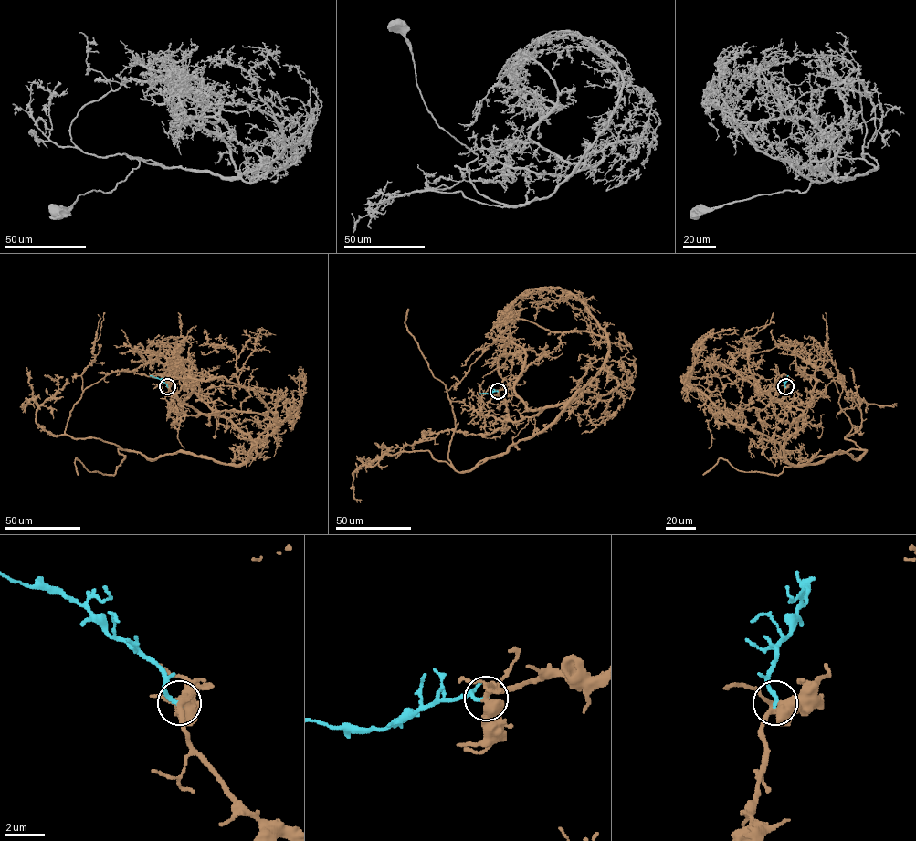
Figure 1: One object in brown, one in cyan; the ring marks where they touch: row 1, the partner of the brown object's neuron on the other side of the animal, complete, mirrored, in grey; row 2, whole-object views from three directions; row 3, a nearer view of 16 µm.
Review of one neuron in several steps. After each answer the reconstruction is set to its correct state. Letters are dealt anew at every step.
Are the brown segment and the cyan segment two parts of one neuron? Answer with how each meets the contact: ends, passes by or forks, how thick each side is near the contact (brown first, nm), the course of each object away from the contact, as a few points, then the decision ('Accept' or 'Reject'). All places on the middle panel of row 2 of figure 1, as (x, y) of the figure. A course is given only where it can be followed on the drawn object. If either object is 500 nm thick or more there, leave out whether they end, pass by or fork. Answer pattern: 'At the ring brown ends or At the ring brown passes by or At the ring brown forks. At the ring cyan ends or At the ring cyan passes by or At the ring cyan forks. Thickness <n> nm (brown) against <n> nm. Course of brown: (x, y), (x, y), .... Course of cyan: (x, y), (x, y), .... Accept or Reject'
At the ring brown forks. At the ring cyan ends. Thickness 320 nm (brown) against 220 nm. Course of brown: (498, 391), (512, 388), (536, 409), (581, 394), (541, 431), (458, 471), (452, 405), (405, 324), (407, 309). Course of cyan: (498, 391), (480, 394). Accept

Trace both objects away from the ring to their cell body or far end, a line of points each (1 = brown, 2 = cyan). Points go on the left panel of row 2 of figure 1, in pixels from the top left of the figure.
1: (167, 387), (247, 435), (249, 457), (225, 465), (120, 449), (113, 475), (77, 458), (78, 475)
2: (167, 387), (150, 375)

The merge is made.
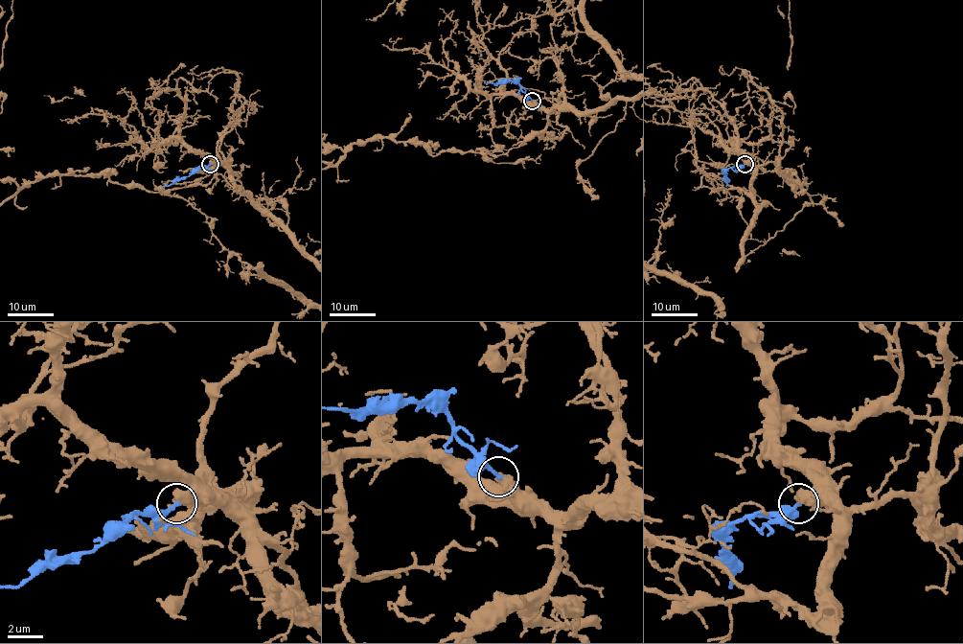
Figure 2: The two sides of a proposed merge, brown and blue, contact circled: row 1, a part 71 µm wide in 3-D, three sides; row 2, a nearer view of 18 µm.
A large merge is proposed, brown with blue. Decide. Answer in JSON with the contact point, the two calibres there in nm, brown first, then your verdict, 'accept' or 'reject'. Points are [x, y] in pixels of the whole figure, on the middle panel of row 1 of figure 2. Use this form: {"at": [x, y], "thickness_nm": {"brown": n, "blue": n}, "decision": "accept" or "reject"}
{"at": [532, 101], "thickness_nm": {"brown": 600, "blue": 240}, "decision": "accept"}

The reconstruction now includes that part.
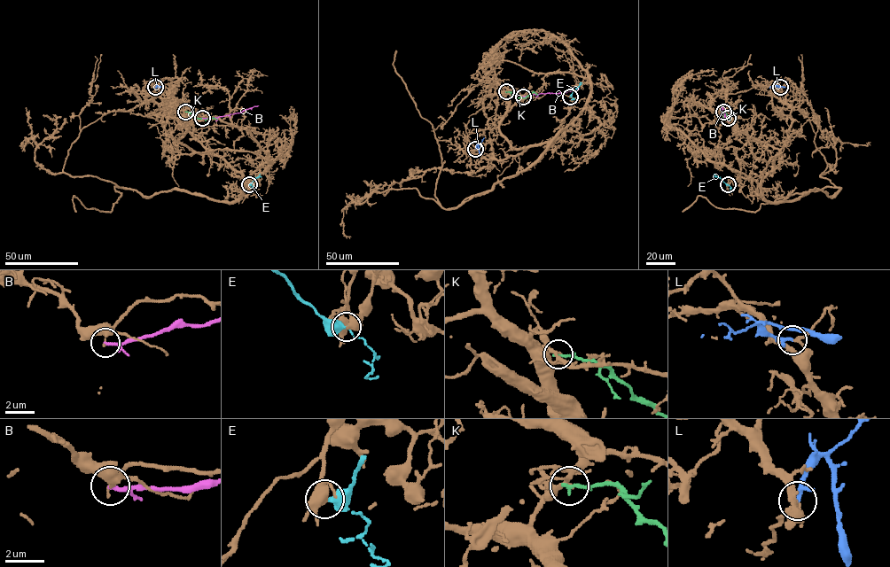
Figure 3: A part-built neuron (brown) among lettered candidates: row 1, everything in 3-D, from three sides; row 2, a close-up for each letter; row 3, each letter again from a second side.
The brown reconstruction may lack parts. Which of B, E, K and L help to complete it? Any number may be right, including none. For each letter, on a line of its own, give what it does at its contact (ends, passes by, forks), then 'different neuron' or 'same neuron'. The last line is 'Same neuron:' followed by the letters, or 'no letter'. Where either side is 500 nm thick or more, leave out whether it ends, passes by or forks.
B: it passes by | different neuron
E: it passes by | different neuron
K: it ends | different neuron
L: it passes by | same neuron
Same neuron: L

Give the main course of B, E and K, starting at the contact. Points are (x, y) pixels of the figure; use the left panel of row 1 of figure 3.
B: (202, 118), (239, 112), (258, 105)
E: (249, 184), (260, 174)
K: (185, 112), (196, 117), (217, 120)

